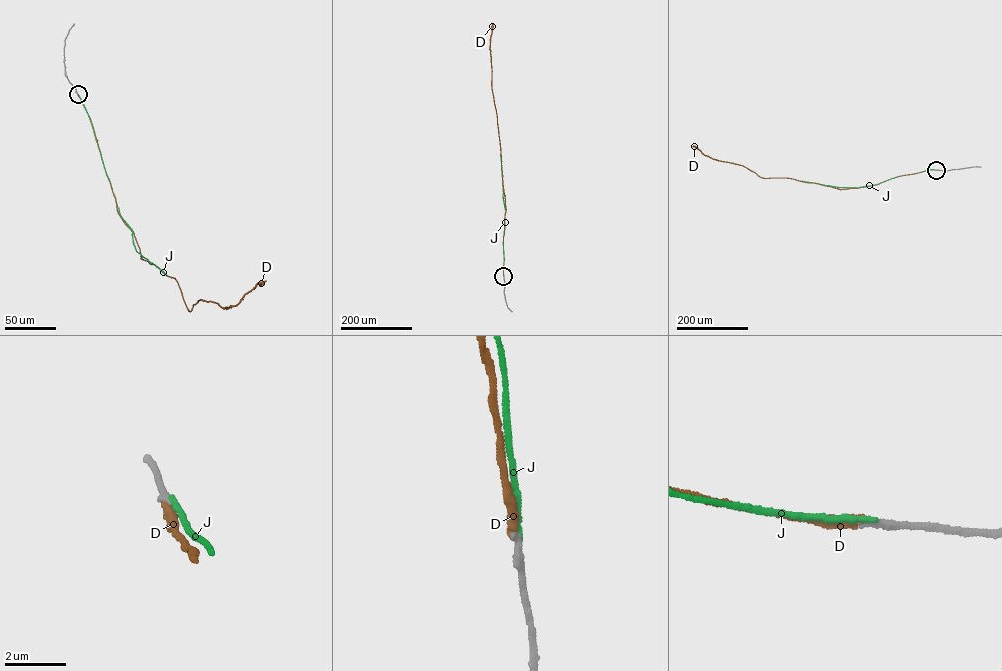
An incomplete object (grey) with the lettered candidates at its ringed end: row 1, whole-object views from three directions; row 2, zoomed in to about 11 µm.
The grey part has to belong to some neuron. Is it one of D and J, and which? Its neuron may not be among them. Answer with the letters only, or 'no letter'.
no letter

